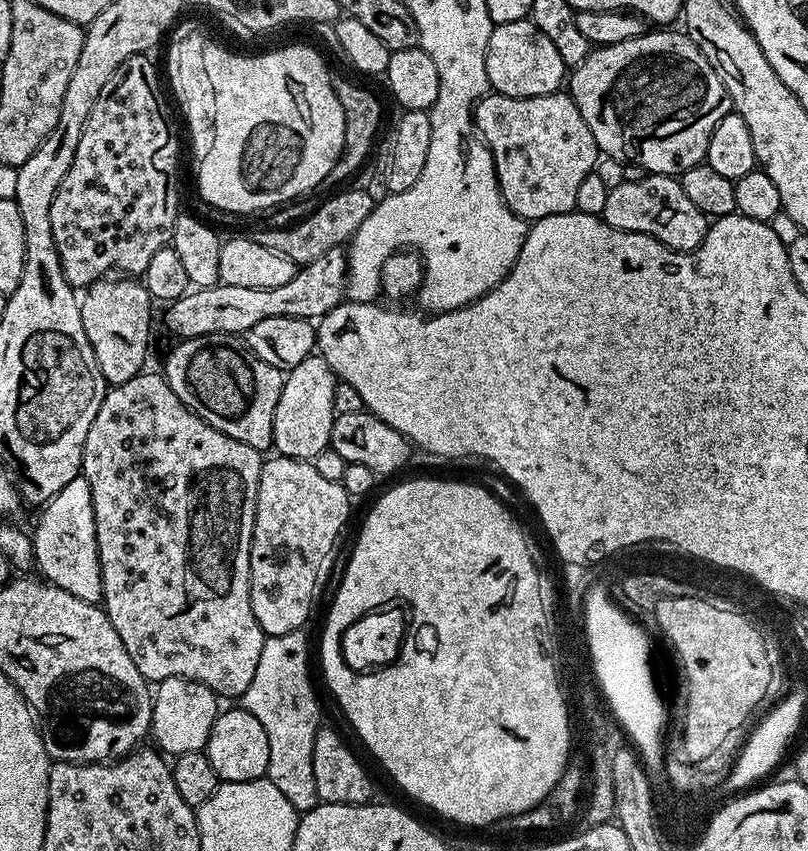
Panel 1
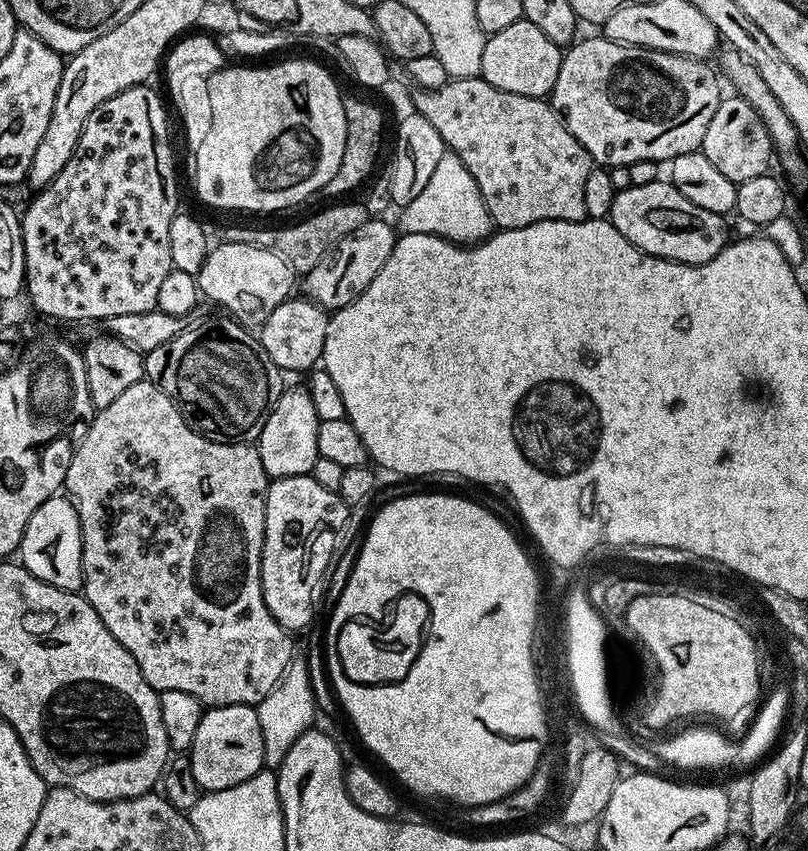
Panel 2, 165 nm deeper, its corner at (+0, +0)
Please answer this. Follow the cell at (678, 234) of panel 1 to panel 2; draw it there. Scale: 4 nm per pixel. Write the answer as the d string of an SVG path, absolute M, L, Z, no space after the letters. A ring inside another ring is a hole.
M664 178L649 182L646 186L632 185L617 192L610 219L629 242L646 254L683 264L710 262L730 240L728 228L724 225L725 217L702 210L702 206L694 206L694 202L689 202Z

